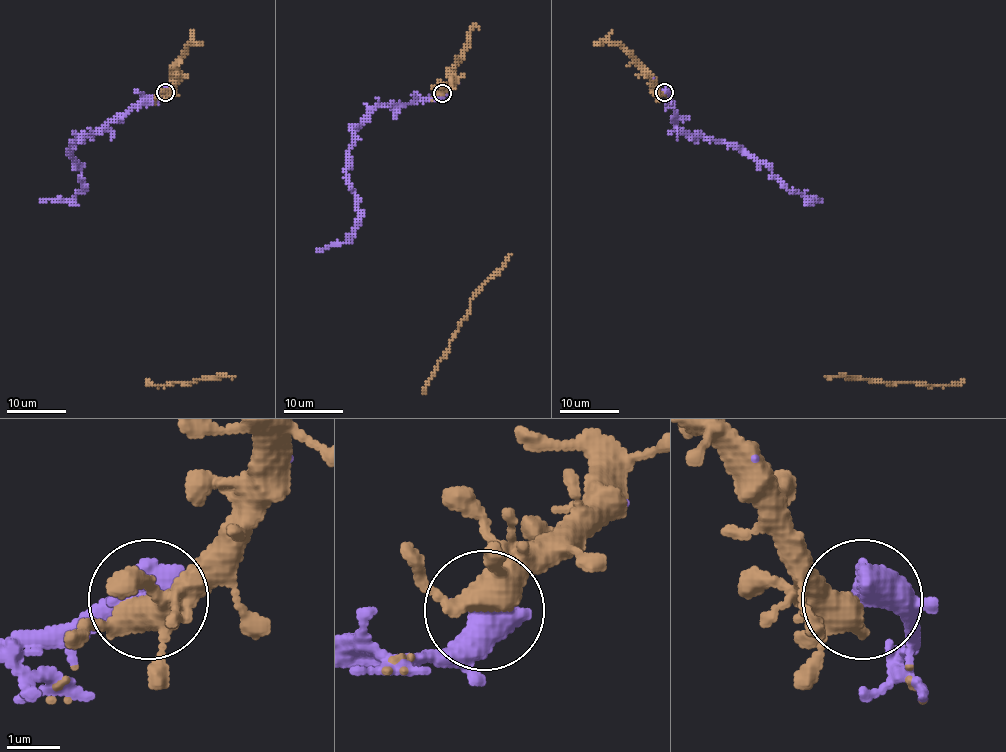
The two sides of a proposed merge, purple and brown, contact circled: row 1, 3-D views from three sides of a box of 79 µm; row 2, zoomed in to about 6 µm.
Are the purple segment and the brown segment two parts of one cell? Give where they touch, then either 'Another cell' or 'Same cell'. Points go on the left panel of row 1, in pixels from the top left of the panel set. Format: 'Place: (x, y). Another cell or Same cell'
Place: (165, 92). Same cell

